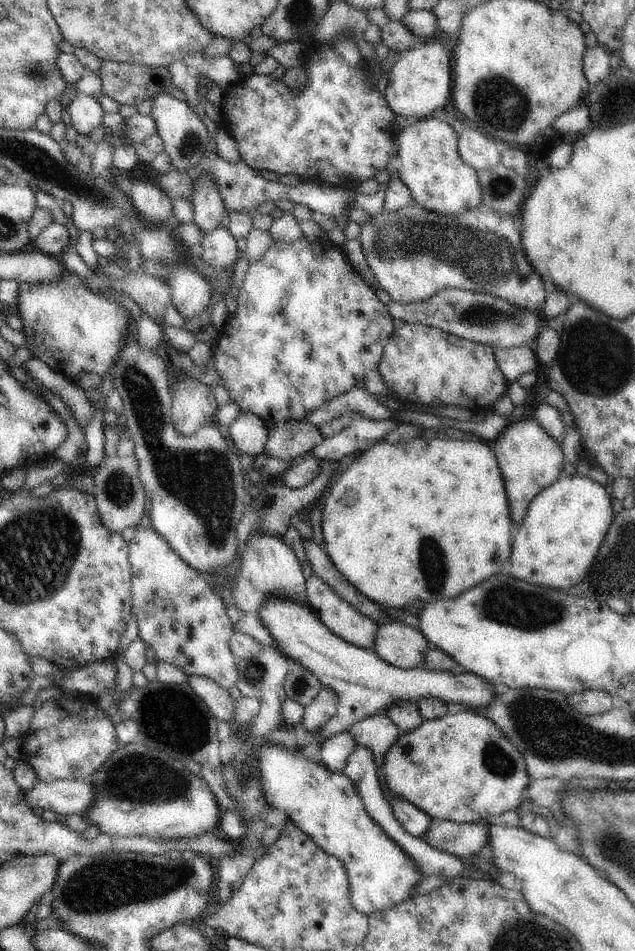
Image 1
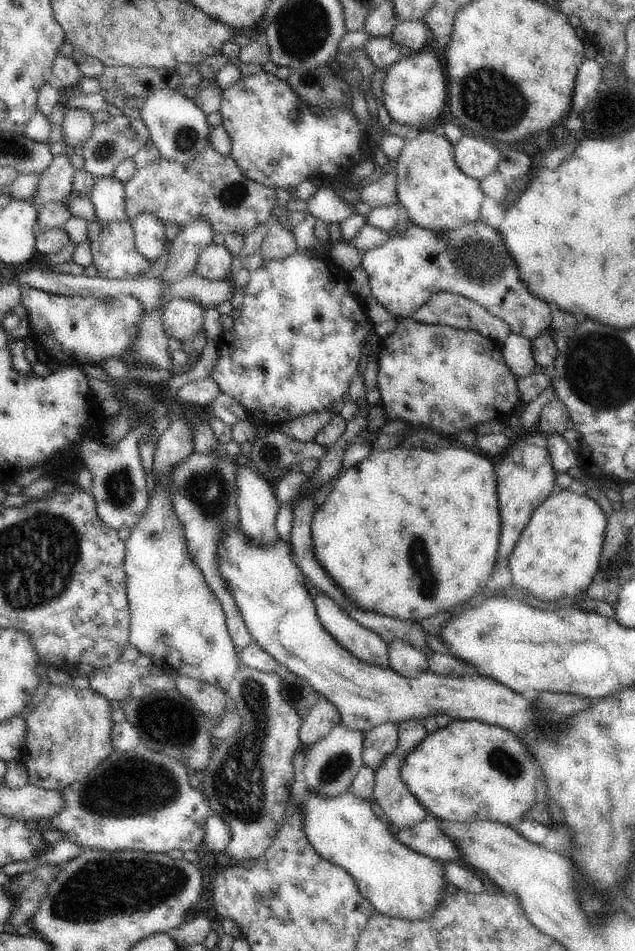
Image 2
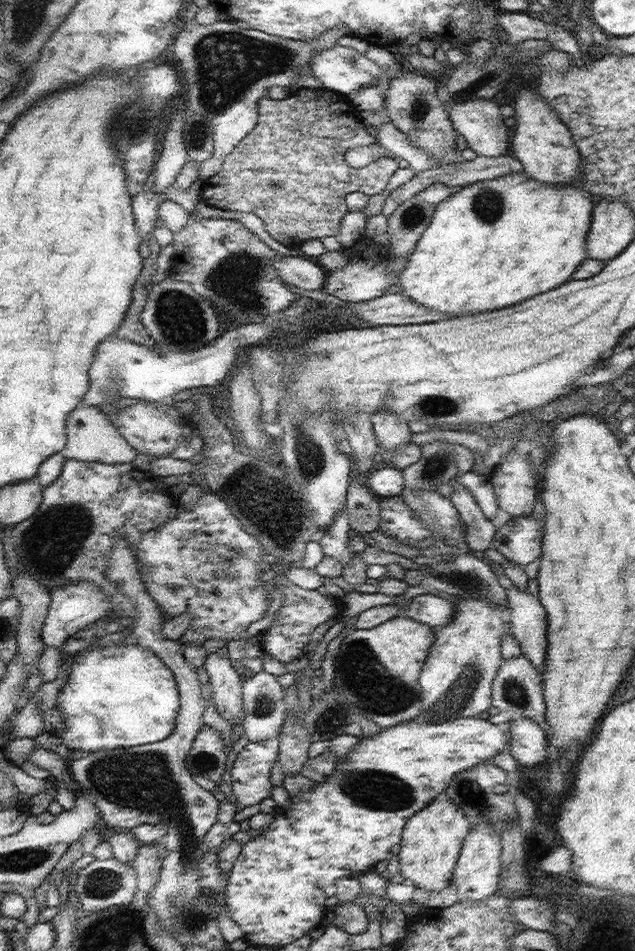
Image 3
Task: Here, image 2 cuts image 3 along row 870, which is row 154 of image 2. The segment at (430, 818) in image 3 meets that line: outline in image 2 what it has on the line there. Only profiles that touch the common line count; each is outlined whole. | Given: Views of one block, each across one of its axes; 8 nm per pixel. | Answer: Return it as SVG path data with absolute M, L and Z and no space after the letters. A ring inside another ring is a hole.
M426 129L404 145L397 158L397 200L401 204L403 217L412 225L434 231L455 231L481 218L480 207L486 195L478 179L466 176L455 163L454 147L445 136L436 136Z

